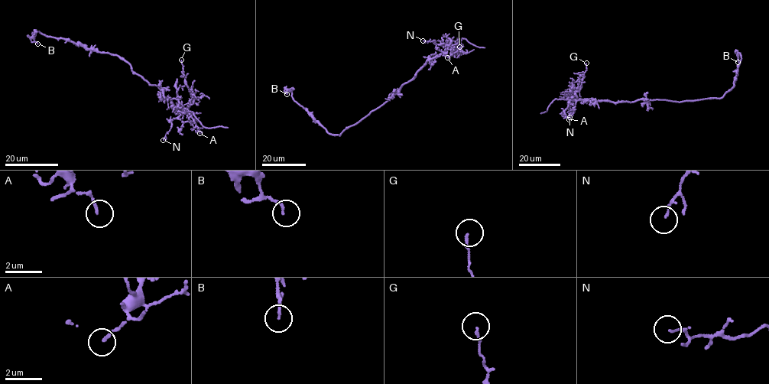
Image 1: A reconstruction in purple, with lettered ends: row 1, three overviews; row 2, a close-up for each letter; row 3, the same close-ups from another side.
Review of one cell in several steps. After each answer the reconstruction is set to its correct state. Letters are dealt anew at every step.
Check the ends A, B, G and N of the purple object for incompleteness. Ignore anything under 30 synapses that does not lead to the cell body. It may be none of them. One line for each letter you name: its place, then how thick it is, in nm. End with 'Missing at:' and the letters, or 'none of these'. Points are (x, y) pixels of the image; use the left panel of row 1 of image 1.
Missing at: none of these

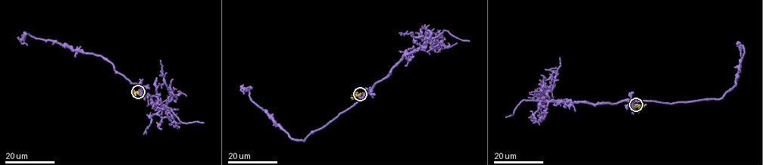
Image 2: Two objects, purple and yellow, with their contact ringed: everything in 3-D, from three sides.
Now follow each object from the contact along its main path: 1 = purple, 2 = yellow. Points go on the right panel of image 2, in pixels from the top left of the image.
1: (636, 104), (633, 103), (635, 101), (670, 103), (719, 99), (736, 85), (745, 53), (742, 45), (740, 56)
2: (636, 104), (646, 104)

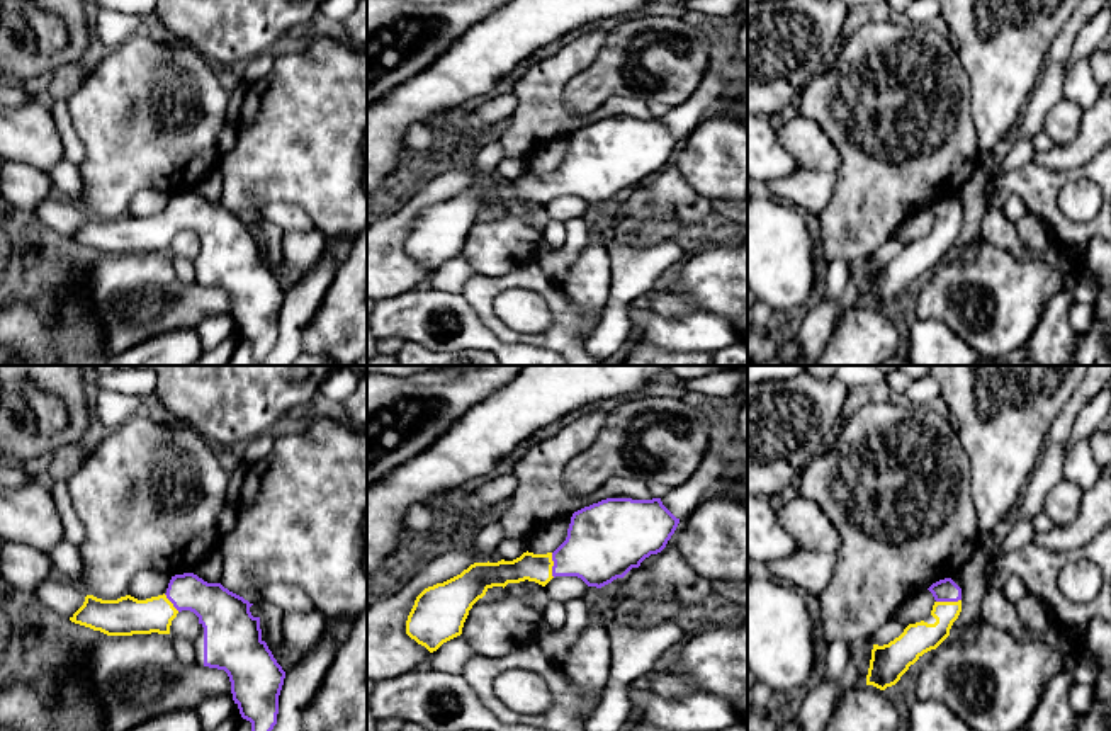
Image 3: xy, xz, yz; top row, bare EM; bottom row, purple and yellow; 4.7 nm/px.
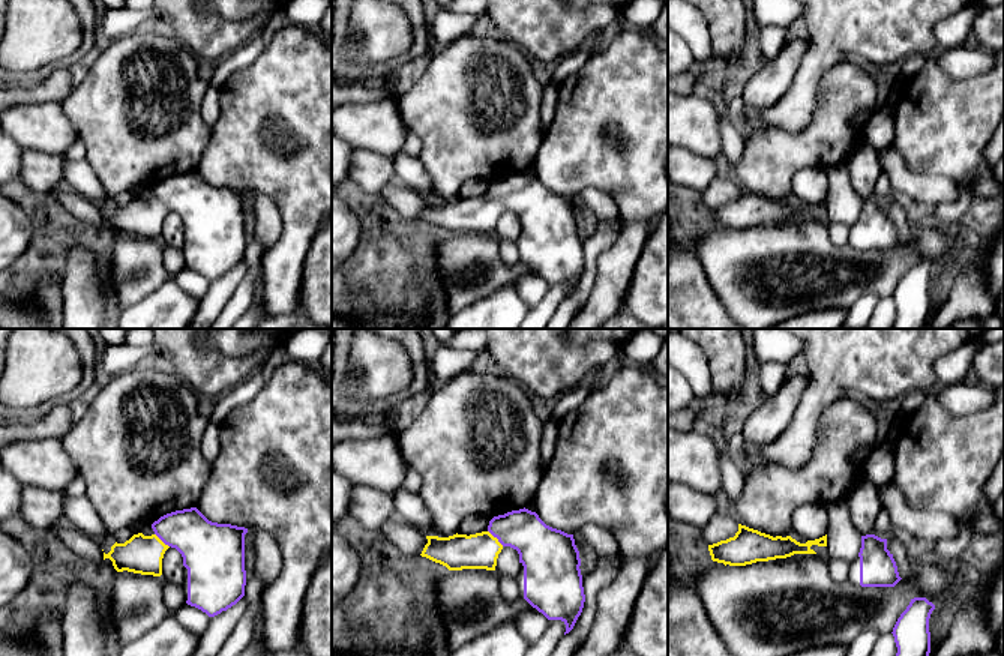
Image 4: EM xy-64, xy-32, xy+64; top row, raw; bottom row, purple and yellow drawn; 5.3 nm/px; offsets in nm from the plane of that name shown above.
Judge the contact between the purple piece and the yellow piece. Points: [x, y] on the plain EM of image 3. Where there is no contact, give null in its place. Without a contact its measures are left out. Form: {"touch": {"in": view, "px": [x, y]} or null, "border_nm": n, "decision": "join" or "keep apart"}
{"touch": {"in": "xz", "px": [554, 184]}, "border_nm": 120, "decision": "join"}

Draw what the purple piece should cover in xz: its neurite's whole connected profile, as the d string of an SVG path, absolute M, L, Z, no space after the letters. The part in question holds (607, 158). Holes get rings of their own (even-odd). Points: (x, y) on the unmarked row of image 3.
M606 117L572 133L566 160L547 173L523 172L513 180L474 182L460 194L425 207L415 219L406 240L406 253L430 272L443 262L462 253L464 241L472 224L493 206L508 202L535 201L545 206L556 196L578 196L588 206L601 207L617 197L623 197L632 187L651 173L661 172L674 153L676 138L661 121Z

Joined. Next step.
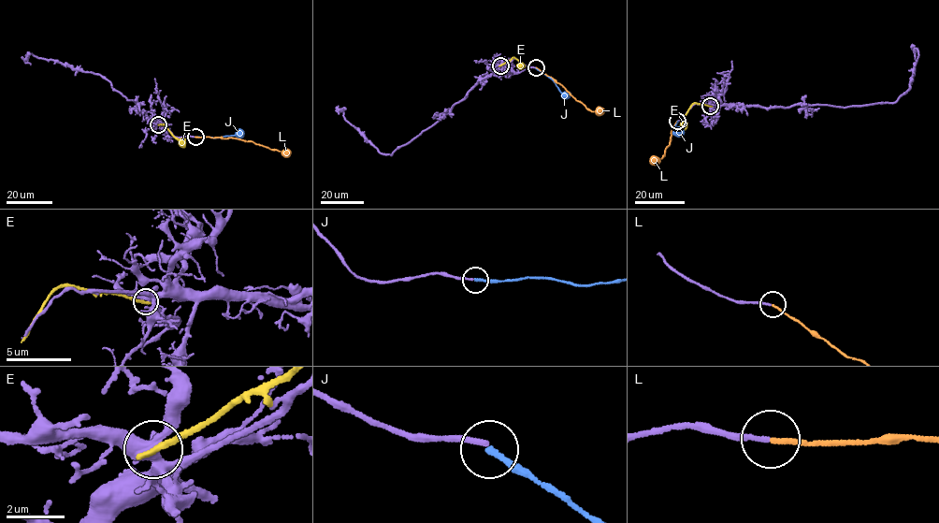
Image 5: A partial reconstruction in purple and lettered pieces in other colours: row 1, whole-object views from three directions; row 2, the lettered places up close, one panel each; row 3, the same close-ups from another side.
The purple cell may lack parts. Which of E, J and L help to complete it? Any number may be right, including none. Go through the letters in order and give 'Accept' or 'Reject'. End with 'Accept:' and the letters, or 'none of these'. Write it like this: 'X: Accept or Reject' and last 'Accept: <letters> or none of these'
E: Reject
J: Reject
L: Accept
Accept: L

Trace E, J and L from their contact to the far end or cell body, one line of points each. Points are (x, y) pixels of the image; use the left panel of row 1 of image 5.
E: (158, 124), (164, 124), (180, 144), (185, 146)
J: (195, 137), (240, 136), (243, 132)
L: (195, 137), (233, 138), (289, 152)

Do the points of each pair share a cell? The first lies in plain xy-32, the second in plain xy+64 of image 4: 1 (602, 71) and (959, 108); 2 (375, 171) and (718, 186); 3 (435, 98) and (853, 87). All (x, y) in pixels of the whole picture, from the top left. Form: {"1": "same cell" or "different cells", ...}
{"1": "same cell", "2": "different cells", "3": "same cell"}

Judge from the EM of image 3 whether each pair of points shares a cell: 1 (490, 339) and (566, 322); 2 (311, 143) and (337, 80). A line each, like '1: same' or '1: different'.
1: different
2: same

